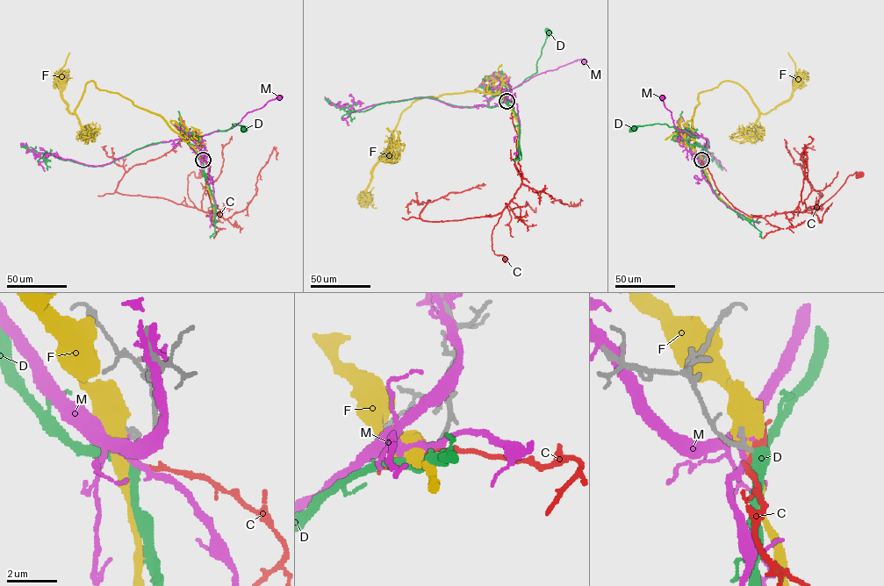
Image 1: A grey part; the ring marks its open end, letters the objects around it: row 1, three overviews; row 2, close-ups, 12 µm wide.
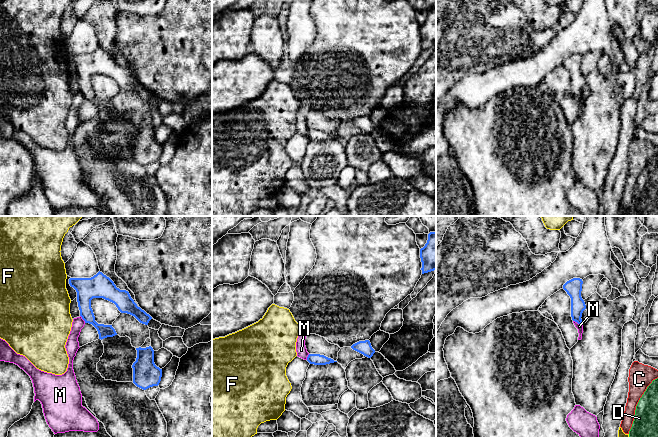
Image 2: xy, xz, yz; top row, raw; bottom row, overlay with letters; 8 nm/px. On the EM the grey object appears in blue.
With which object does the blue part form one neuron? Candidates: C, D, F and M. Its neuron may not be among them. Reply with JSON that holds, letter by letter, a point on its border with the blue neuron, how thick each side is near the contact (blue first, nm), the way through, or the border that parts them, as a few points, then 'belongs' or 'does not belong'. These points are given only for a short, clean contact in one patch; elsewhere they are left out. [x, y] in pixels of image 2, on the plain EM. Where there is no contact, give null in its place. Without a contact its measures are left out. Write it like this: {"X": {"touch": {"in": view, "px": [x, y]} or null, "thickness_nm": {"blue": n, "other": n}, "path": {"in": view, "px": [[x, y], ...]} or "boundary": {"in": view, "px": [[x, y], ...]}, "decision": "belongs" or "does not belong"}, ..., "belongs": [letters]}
{"C": {"touch": null, "decision": "does not belong"}, "D": {"touch": null, "decision": "belongs"}, "F": {"touch": null, "decision": "does not belong"}, "M": {"touch": {"in": "yz", "px": [577, 98]}, "thickness_nm": {"blue": 110, "other": 50}, "boundary": {"in": "yz", "px": [[573, 96], [581, 99]]}, "decision": "does not belong"}, "belongs": ["D"]}

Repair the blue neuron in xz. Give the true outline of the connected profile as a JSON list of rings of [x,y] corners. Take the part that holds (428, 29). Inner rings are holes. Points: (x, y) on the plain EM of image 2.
[[[436,8],[428,10],[427,19],[420,25],[422,50],[436,46]]]

